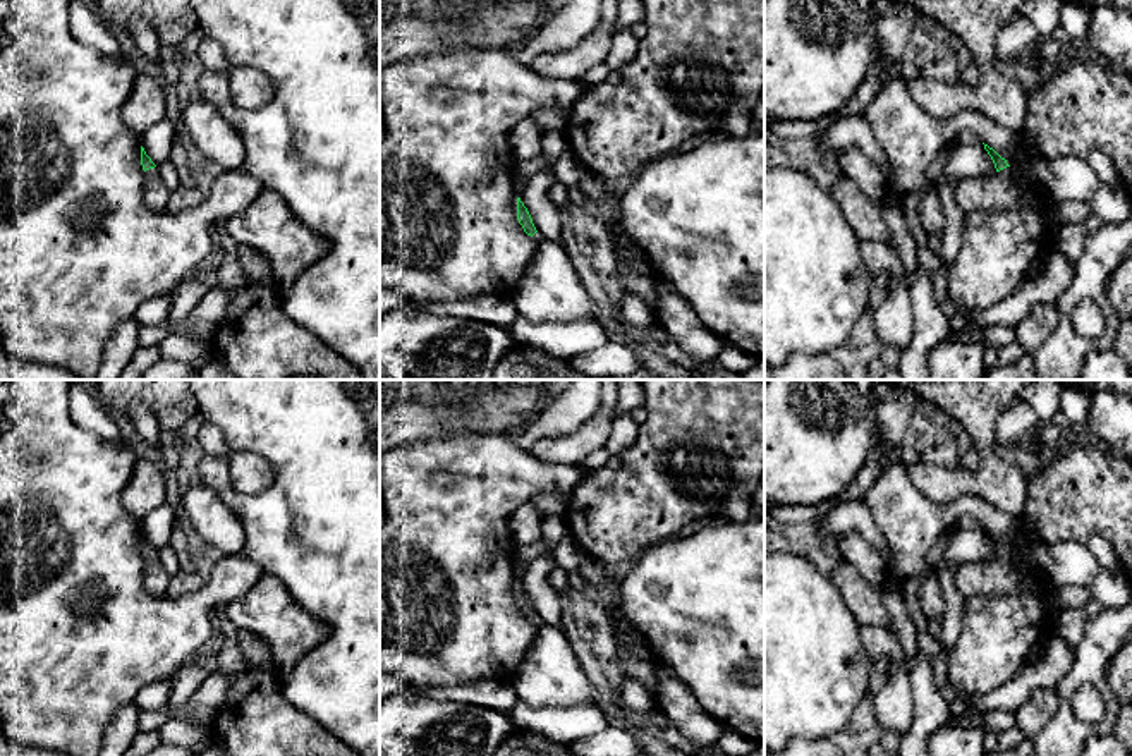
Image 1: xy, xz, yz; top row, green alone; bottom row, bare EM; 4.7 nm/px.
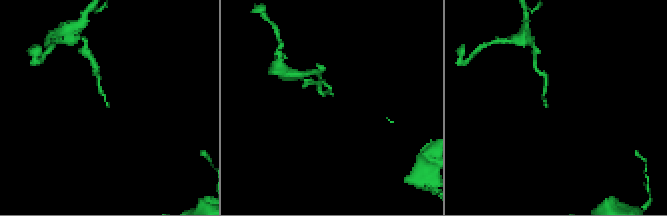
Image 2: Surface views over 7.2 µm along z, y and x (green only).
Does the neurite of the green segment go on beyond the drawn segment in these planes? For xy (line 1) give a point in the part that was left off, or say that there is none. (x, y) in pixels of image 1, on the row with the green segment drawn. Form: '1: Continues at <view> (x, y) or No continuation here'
1: Continues at xy (155, 191)

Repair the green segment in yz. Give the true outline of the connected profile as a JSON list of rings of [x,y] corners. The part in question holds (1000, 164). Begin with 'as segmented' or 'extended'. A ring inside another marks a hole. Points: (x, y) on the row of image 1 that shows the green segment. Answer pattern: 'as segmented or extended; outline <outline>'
extended; outline [[[984,144],[984,149],[991,156],[996,174],[959,179],[953,189],[957,204],[964,211],[1029,206],[1043,213],[1046,225],[1055,234],[1060,227],[1056,204],[1046,196],[1024,189],[1013,177],[1007,160],[988,144]]]

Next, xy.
extended; outline [[[141,146],[141,165],[143,165],[143,170],[144,170],[143,196],[144,196],[146,206],[155,213],[167,211],[172,191],[161,180],[161,177],[156,170],[156,165],[146,155],[143,146]]]

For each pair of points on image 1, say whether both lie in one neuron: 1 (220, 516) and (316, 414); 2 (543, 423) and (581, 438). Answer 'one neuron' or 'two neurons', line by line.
1: two neurons
2: two neurons

